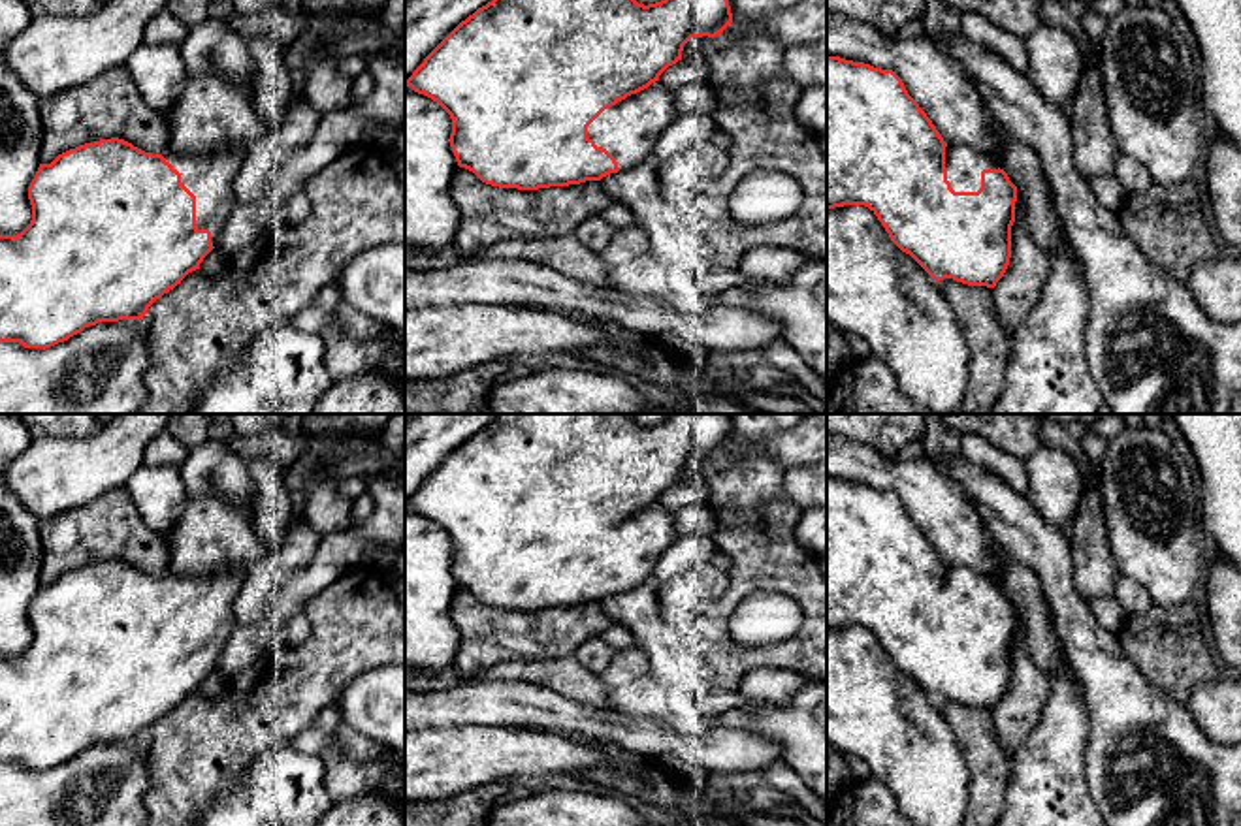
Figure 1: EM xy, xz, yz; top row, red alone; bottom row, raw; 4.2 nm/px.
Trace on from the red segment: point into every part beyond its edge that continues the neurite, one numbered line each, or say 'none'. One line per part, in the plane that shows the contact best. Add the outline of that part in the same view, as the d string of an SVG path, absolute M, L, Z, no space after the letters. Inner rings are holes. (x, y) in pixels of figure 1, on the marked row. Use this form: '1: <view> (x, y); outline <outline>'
1: xz (629, 130); outline M655 81L604 109L588 126L588 137L616 158L620 171L633 169L653 160L655 143L676 115L674 92Z

